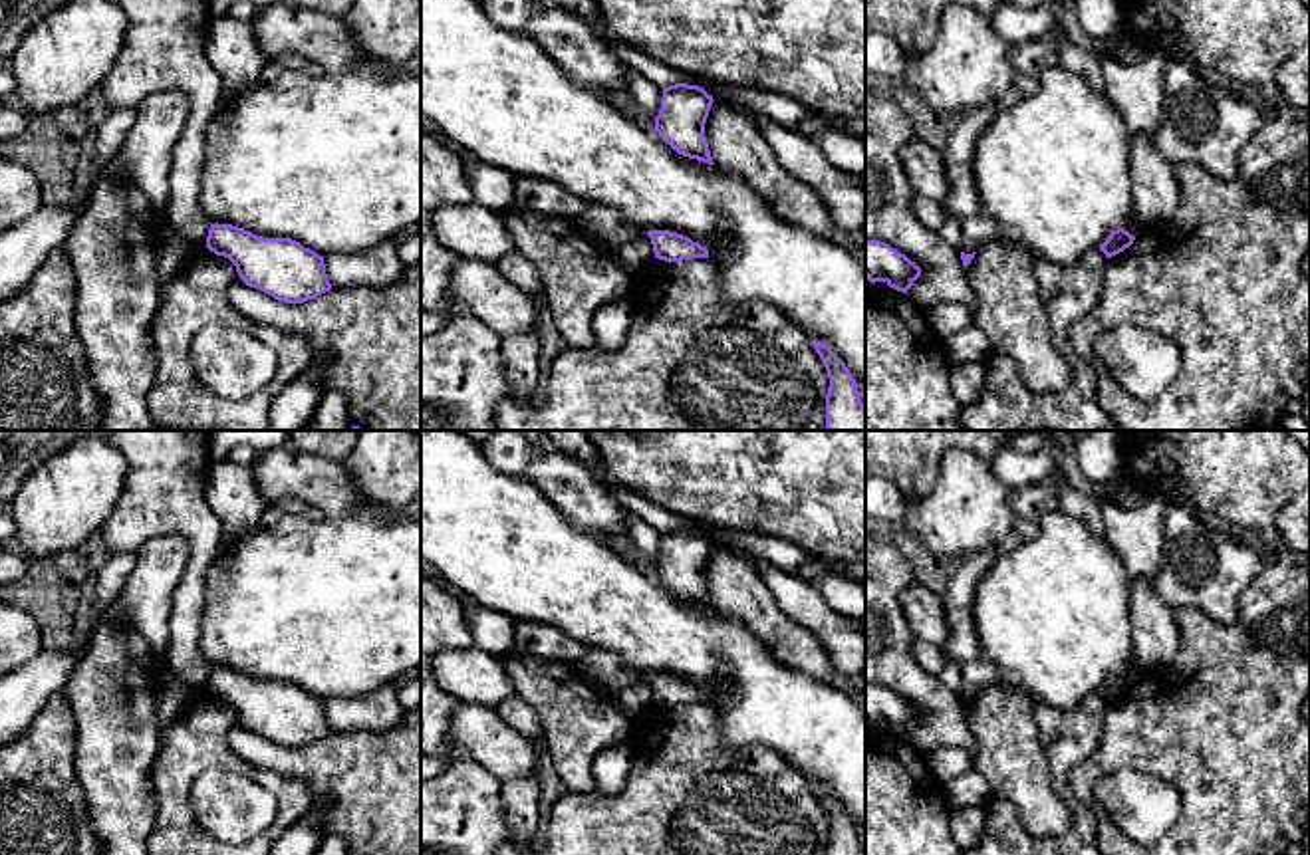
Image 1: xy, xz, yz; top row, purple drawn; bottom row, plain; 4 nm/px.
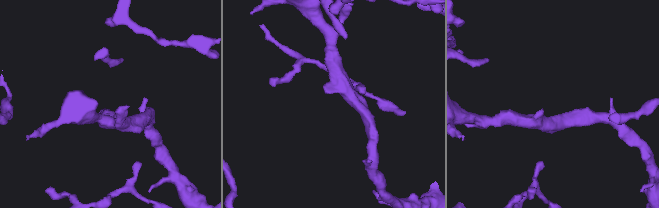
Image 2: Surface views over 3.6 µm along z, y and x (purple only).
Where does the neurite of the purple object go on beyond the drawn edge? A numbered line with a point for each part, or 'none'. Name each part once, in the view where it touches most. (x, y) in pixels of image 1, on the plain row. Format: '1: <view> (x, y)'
none

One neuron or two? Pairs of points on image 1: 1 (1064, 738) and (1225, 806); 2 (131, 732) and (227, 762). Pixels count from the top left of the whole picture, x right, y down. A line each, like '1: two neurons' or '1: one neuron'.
1: two neurons
2: two neurons

